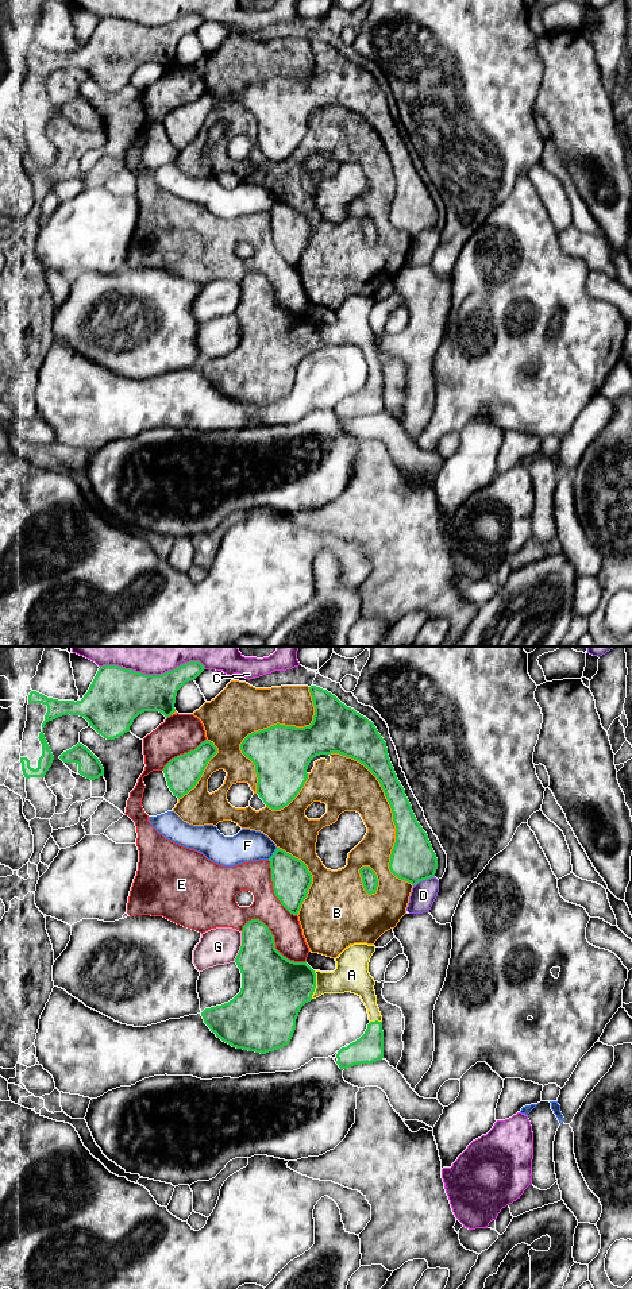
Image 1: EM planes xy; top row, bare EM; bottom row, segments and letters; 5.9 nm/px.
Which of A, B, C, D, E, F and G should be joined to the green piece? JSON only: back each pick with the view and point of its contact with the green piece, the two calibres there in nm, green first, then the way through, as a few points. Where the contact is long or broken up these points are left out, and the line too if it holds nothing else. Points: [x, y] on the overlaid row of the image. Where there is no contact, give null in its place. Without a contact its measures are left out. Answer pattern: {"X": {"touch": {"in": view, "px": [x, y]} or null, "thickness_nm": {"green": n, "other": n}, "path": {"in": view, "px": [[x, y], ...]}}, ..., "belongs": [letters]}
{"A": {"touch": {"in": "xy", "px": [315, 984]}, "thickness_nm": {"green": 380, "other": 200}}, "belongs": ["A"]}

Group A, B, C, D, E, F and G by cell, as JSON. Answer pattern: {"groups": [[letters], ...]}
{"groups": [["A"], ["B"], ["C"], ["D"], ["E"], ["F"], ["G"]]}

